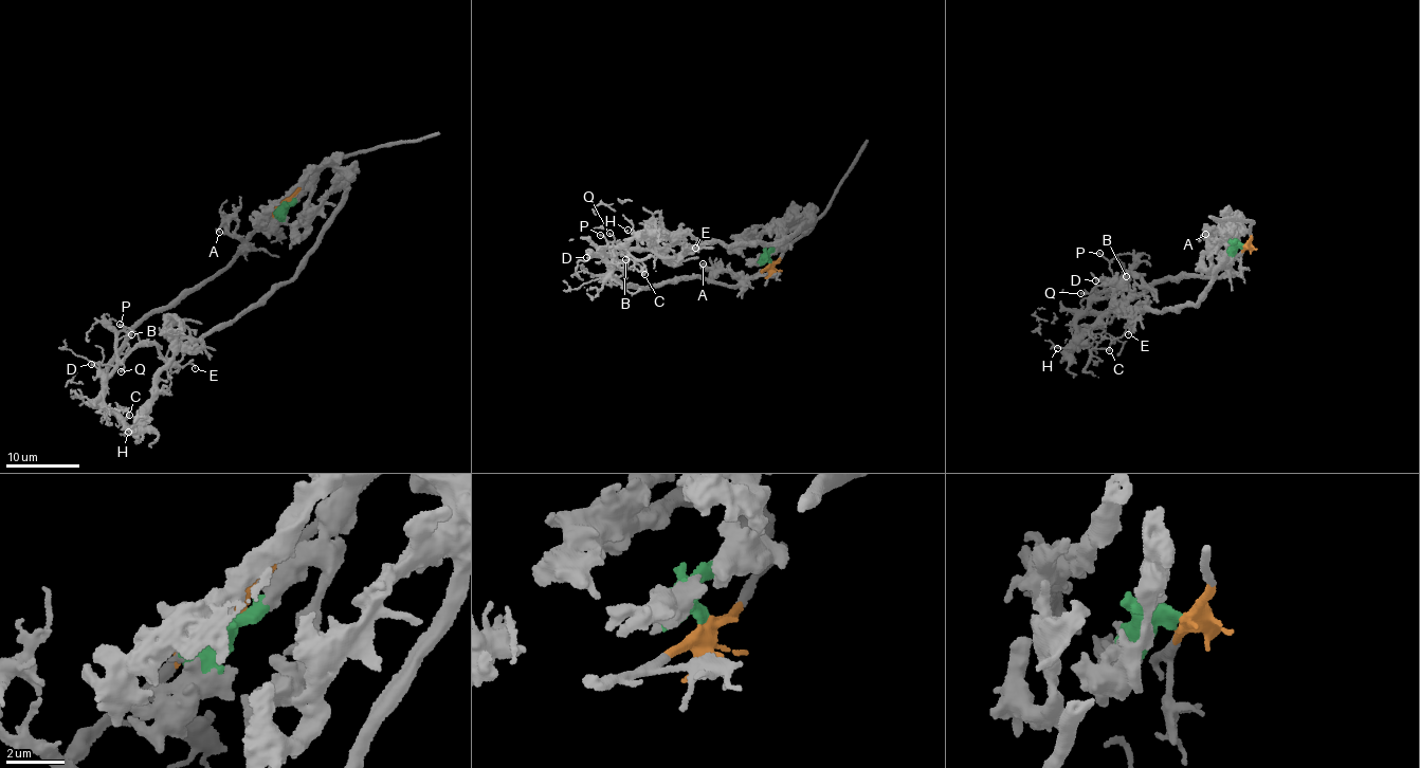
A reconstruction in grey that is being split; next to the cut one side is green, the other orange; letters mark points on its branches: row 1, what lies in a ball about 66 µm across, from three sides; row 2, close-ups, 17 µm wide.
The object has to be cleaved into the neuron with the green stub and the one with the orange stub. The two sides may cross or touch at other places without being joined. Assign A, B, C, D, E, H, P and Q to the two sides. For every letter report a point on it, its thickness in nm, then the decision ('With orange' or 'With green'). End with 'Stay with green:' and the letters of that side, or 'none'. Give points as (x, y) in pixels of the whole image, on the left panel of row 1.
A: Place: (219, 232). Thickness 150 nm. With orange
B: Place: (131, 334). Thickness 160 nm. With orange
C: Place: (129, 415). Thickness 150 nm. With orange
D: Place: (91, 364). Thickness 110 nm. With orange
E: Place: (195, 368). Thickness 130 nm. With orange
H: Place: (128, 432). Thickness 90 nm. With orange
P: Place: (120, 324). Thickness 120 nm. With orange
Q: Place: (121, 371). Thickness 120 nm. With orange
Stay with green: none

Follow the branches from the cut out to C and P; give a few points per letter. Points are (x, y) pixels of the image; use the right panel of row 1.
C: (1244, 247), (1229, 271), (1215, 277), (1168, 275), (1113, 307), (1080, 317), (1079, 339), (1091, 348), (1110, 350)
P: (1244, 247), (1229, 271), (1215, 277), (1168, 275), (1094, 312), (1090, 304), (1106, 296), (1115, 281), (1098, 252)

